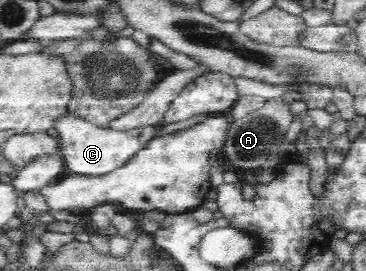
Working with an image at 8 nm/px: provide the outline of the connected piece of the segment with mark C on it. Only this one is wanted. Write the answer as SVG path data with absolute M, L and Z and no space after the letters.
M68 110L54 117L52 128L58 132L58 151L67 174L78 176L104 176L124 166L145 144L154 138L158 125L117 131L109 126L99 126Z

